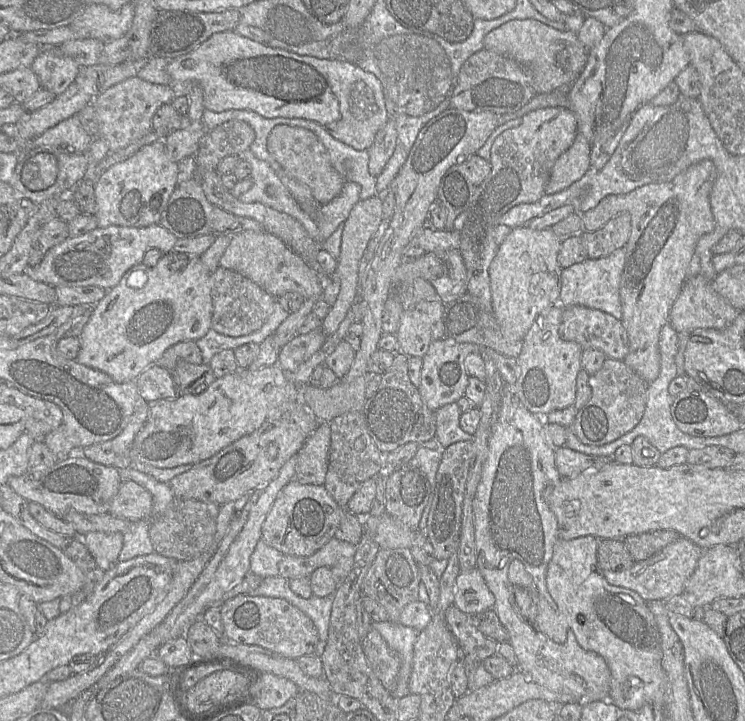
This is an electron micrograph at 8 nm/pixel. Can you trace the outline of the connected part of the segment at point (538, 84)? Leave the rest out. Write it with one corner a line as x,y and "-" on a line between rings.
533,19
511,20
489,32
484,49
507,56
529,70
537,94
572,85
584,69
588,51
577,34
560,31

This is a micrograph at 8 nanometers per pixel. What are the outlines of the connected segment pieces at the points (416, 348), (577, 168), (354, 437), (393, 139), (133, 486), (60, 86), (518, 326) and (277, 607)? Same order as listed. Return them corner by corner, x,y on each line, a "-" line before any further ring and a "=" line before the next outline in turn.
421,301
403,311
396,332
399,351
408,357
423,358
431,342
443,337
443,311
442,301
=
579,132
573,144
554,163
545,194
554,194
568,188
590,169
592,145
=
351,411
328,422
331,430
329,464
324,486
336,503
346,508
349,500
368,479
387,471
385,456
371,439
363,411
=
389,118
375,136
374,142
367,150
369,156
368,171
377,178
392,157
398,143
396,124
=
124,480
113,498
109,514
135,522
152,518
153,498
151,493
134,481
=
42,47
31,69
41,87
58,96
75,80
81,66
52,47
=
524,225
512,228
509,235
498,246
489,267
492,309
503,335
510,341
523,341
534,320
559,303
562,268
558,263
558,253
562,241
551,228
533,230
=
237,595
219,607
224,626
224,639
233,643
257,645
283,657
298,658
318,653
321,644
312,620
281,598

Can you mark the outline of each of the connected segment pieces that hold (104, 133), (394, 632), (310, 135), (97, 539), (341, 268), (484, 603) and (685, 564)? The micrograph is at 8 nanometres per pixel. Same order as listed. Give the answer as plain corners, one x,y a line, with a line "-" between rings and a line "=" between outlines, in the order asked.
133,76
108,88
92,101
99,124
99,136
108,144
109,151
122,149
152,129
152,118
163,104
172,103
175,91
169,85
154,84
=
372,622
371,628
380,633
388,646
396,651
401,659
396,689
390,693
395,699
400,700
409,692
409,680
412,672
414,644
419,632
399,622
=
287,125
276,126
268,137
267,149
288,175
310,188
318,204
327,204
340,194
346,181
331,165
328,151
313,132
=
89,532
80,538
102,570
107,571
118,562
123,547
123,533
=
377,196
360,200
352,208
348,218
344,222
344,228
341,237
340,256
337,259
337,268
331,279
337,279
340,291
336,302
331,307
328,315
322,321
322,331
326,337
332,336
339,328
341,322
346,317
352,305
359,299
359,278
358,266
368,242
376,233
383,220
382,200
=
477,567
460,572
456,578
453,606
467,615
492,609
495,597
=
679,537
675,542
668,544
648,559
635,562
627,570
602,570
602,572
609,584
632,590
646,602
653,600
667,601
675,595
683,593
685,584
693,574
702,553
703,549
691,540

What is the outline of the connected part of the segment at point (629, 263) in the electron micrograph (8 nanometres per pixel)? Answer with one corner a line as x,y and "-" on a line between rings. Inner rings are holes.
705,159
696,164
691,165
685,171
678,174
673,180
664,183
652,183
644,185
640,188
635,189
634,191
621,194
621,195
609,195
605,197
595,208
582,214
582,224
583,231
593,232
601,229
608,221
616,217
619,214
627,213
631,217
631,233
629,240
625,246
625,265
621,276
620,281
620,303
622,308
622,319
621,322
626,330
628,341
629,341
629,352
626,357
623,359
623,362
632,369
638,376
640,376
648,385
651,384
654,380
657,379
660,373
660,352
659,352
659,336
662,327
669,323
669,313
674,304
675,300
679,296
681,289
688,278
688,268
690,260
695,253
695,247
698,240
705,234
708,234
714,230
715,221
711,211
710,206
710,192
713,186
713,183
717,177
717,170
714,163

